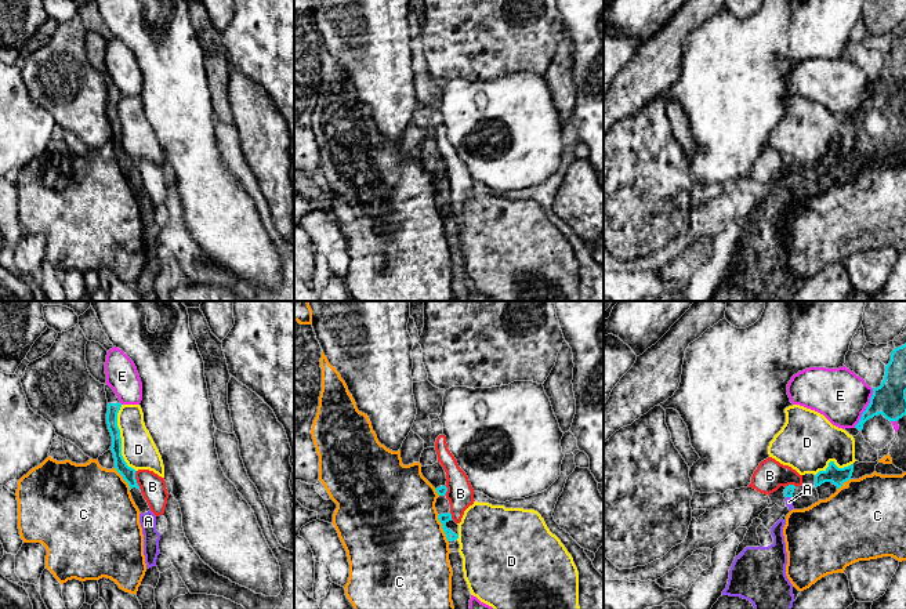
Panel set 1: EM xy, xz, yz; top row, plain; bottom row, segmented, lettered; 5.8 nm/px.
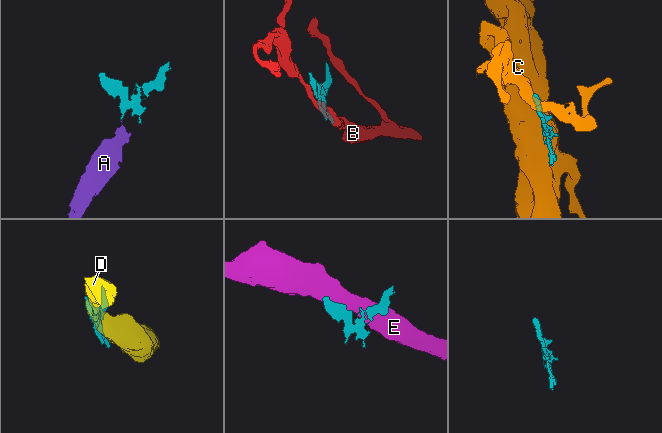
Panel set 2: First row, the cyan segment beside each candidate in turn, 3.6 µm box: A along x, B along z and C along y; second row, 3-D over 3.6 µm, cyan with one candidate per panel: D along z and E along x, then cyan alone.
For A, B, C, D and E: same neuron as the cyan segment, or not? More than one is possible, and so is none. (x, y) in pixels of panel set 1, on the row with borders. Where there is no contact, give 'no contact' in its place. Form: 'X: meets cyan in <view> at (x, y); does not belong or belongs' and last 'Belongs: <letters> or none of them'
A: meets cyan in yz at (789, 496); belongs
B: meets cyan in xy at (136, 481); does not belong
C: meets cyan in xz at (442, 528); does not belong
D: meets cyan in xy at (120, 439); does not belong
E: meets cyan in yz at (866, 408); does not belong
Belongs: A

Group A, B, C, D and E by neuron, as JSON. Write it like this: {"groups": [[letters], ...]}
{"groups": [["A"], ["B"], ["C"], ["D"], ["E"]]}

